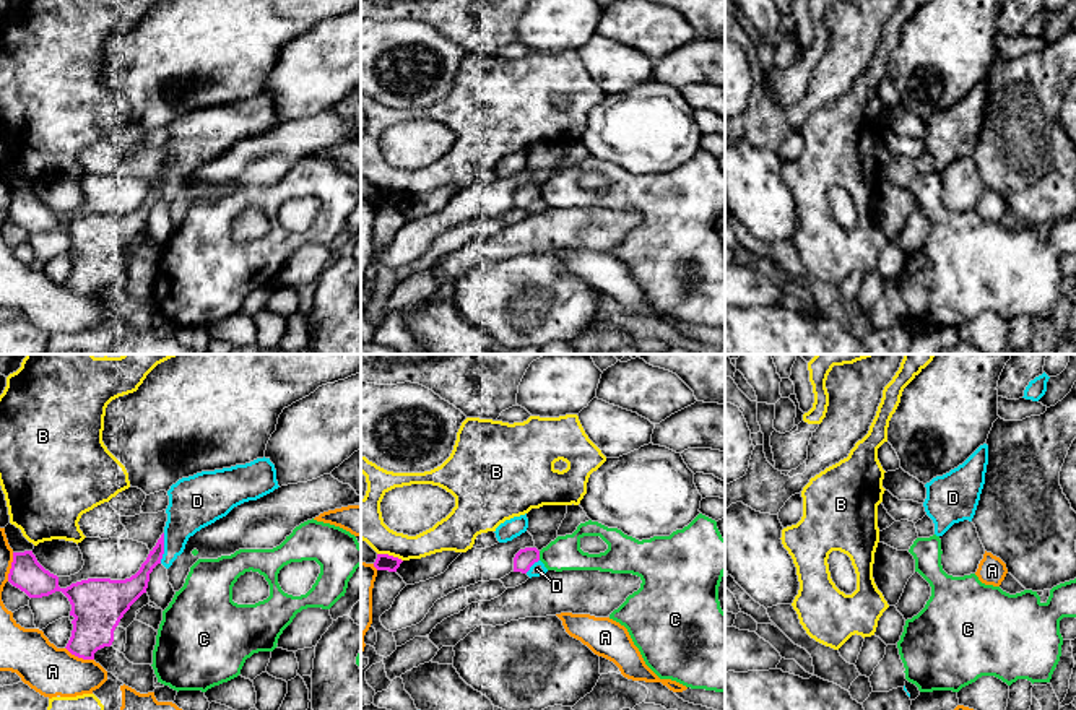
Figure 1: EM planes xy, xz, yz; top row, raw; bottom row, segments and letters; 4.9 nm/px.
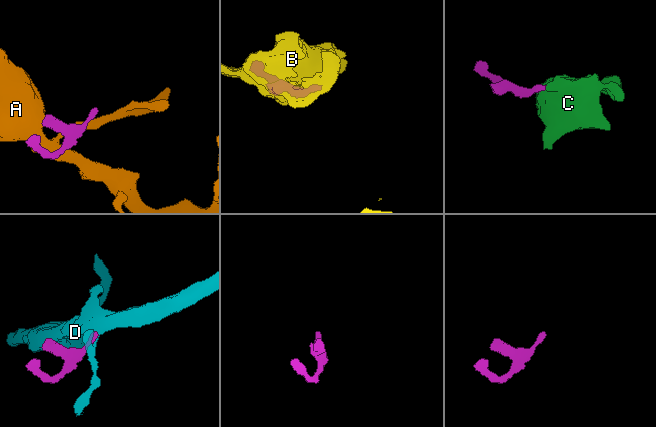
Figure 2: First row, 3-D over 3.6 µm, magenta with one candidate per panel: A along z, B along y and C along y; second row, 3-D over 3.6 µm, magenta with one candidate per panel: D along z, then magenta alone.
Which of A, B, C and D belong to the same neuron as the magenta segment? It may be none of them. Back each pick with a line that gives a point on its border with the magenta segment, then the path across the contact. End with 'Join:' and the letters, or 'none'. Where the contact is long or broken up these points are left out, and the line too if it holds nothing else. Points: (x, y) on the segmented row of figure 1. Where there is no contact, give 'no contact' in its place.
Join: none

